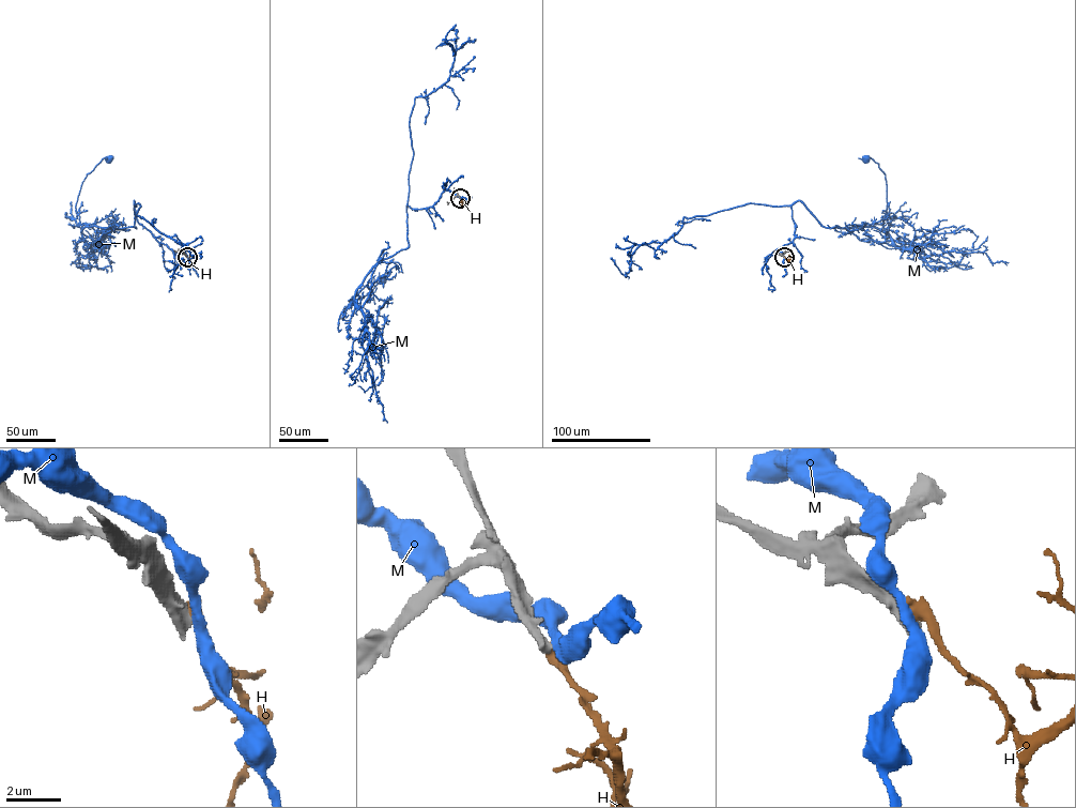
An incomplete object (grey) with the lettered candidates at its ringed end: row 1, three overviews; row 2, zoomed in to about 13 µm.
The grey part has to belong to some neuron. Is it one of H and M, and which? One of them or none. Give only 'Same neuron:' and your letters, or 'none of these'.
Same neuron: none of these

